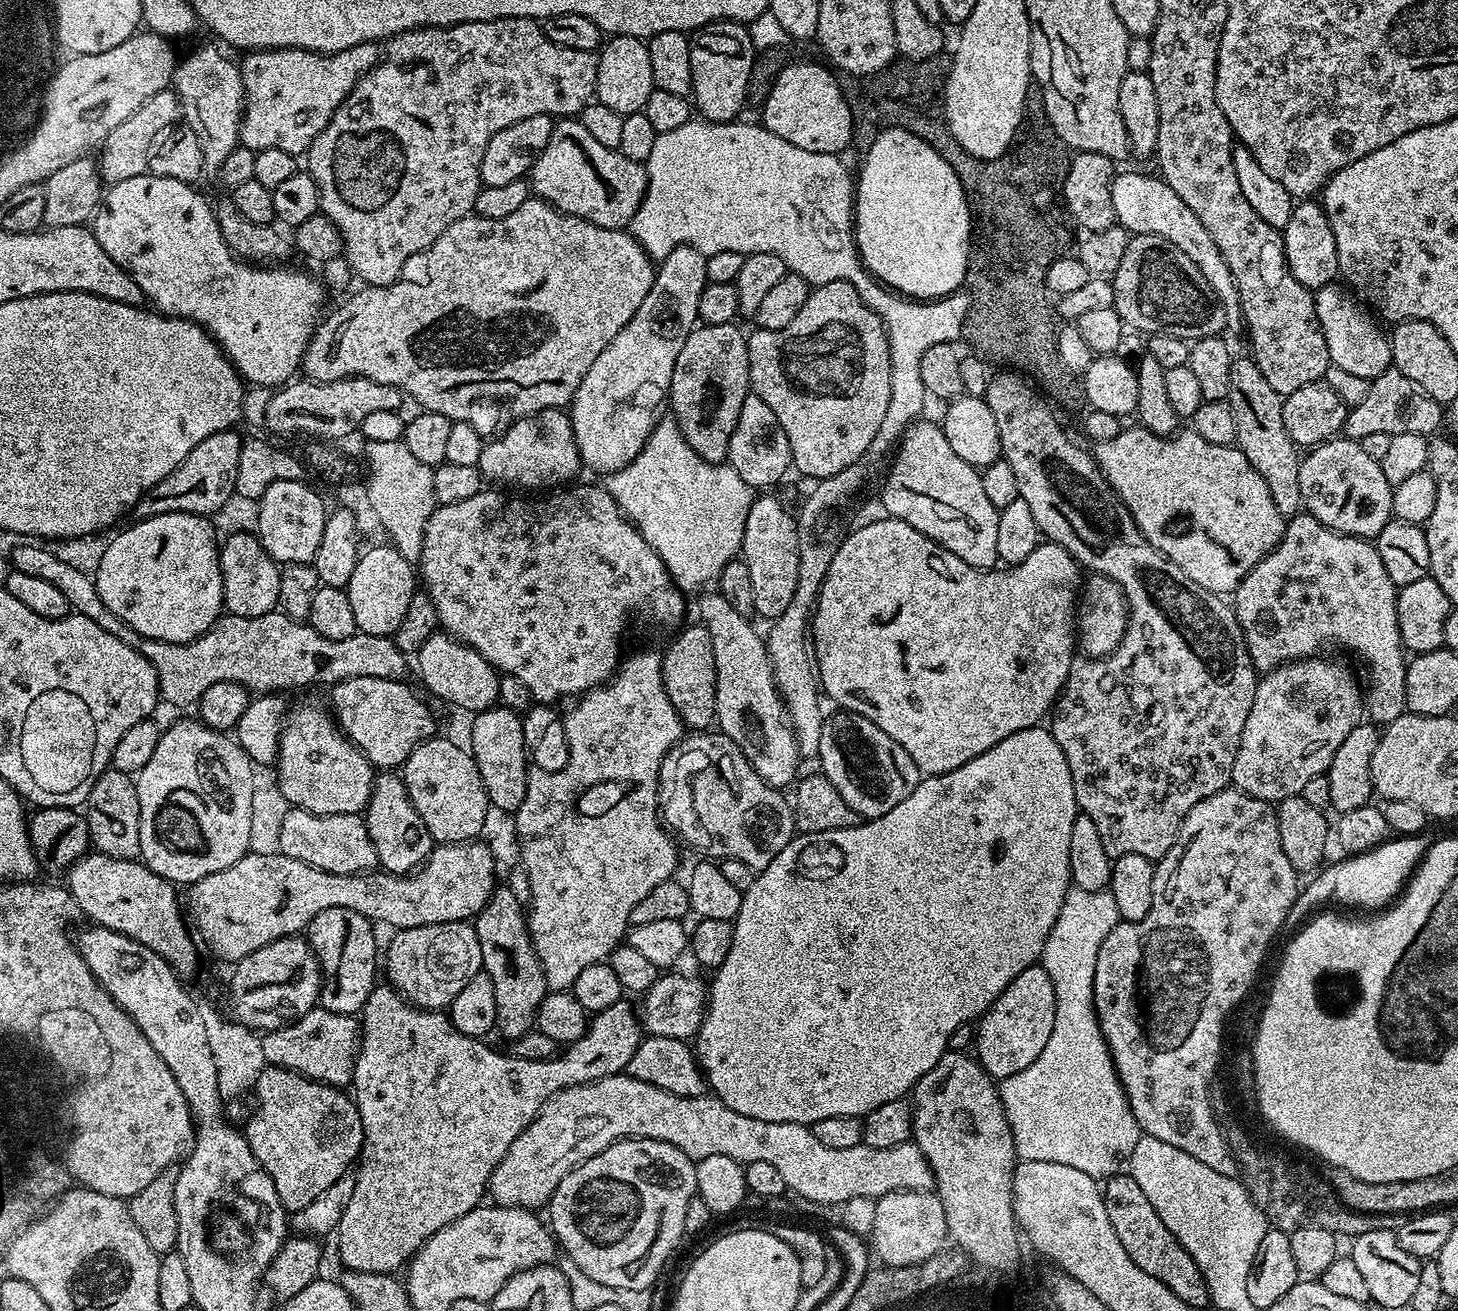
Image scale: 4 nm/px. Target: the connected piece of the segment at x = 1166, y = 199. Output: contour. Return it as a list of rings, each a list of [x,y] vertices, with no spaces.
[[[1124,172],[1120,176],[1119,173],[1112,182],[1112,201],[1119,227],[1137,236],[1161,236],[1166,242],[1178,246],[1178,250],[1182,250],[1182,254],[1202,270],[1202,278],[1210,282],[1210,290],[1214,290],[1220,299],[1225,325],[1229,329],[1241,327],[1238,286],[1230,274],[1230,266],[1226,266],[1226,258],[1222,258],[1222,250],[1218,250],[1214,238],[1210,238],[1210,230],[1202,226],[1200,216],[1194,214],[1194,210],[1190,210],[1174,190],[1170,190],[1165,180],[1156,174],[1143,176],[1140,172]]]

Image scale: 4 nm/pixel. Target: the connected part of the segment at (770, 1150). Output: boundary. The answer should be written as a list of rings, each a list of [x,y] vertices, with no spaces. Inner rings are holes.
[[[621,1074],[607,1076],[589,1084],[579,1084],[550,1097],[540,1113],[532,1119],[530,1126],[526,1126],[526,1130],[518,1134],[518,1138],[488,1180],[487,1191],[501,1208],[543,1209],[551,1200],[554,1190],[558,1190],[558,1182],[566,1178],[570,1169],[586,1163],[590,1158],[594,1158],[594,1154],[606,1150],[617,1140],[626,1139],[666,1142],[682,1150],[682,1154],[689,1156],[693,1162],[710,1158],[710,1154],[726,1154],[726,1158],[734,1158],[742,1165],[750,1162],[771,1162],[773,1166],[778,1166],[788,1192],[797,1192],[802,1199],[809,1200],[812,1204],[839,1206],[855,1196],[877,1201],[891,1192],[927,1192],[934,1184],[932,1168],[914,1142],[889,1148],[872,1148],[863,1143],[850,1146],[850,1150],[830,1150],[822,1146],[818,1138],[814,1138],[809,1125],[762,1122],[762,1118],[746,1118],[746,1114],[730,1110],[730,1106],[717,1100],[715,1095],[675,1096],[650,1082],[642,1082],[633,1076]]]

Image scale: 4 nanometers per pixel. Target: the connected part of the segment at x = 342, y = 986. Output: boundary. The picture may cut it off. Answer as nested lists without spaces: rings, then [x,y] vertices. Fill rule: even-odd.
[[[345,908],[322,910],[309,922],[306,939],[320,964],[322,977],[319,1007],[344,1015],[363,1011],[366,998],[376,986],[376,936],[372,928],[373,921]]]

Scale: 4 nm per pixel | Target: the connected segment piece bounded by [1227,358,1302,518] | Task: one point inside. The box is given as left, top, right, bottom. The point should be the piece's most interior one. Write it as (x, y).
(1262, 436)

